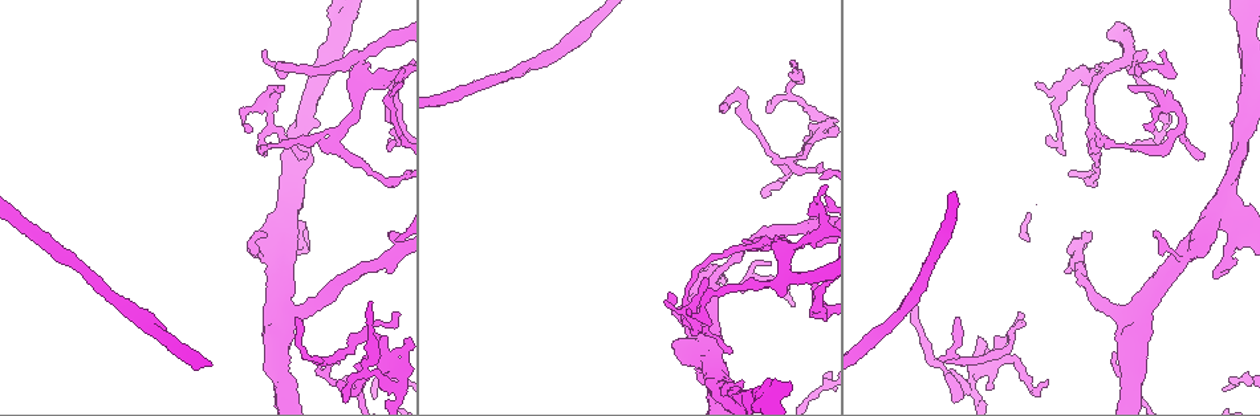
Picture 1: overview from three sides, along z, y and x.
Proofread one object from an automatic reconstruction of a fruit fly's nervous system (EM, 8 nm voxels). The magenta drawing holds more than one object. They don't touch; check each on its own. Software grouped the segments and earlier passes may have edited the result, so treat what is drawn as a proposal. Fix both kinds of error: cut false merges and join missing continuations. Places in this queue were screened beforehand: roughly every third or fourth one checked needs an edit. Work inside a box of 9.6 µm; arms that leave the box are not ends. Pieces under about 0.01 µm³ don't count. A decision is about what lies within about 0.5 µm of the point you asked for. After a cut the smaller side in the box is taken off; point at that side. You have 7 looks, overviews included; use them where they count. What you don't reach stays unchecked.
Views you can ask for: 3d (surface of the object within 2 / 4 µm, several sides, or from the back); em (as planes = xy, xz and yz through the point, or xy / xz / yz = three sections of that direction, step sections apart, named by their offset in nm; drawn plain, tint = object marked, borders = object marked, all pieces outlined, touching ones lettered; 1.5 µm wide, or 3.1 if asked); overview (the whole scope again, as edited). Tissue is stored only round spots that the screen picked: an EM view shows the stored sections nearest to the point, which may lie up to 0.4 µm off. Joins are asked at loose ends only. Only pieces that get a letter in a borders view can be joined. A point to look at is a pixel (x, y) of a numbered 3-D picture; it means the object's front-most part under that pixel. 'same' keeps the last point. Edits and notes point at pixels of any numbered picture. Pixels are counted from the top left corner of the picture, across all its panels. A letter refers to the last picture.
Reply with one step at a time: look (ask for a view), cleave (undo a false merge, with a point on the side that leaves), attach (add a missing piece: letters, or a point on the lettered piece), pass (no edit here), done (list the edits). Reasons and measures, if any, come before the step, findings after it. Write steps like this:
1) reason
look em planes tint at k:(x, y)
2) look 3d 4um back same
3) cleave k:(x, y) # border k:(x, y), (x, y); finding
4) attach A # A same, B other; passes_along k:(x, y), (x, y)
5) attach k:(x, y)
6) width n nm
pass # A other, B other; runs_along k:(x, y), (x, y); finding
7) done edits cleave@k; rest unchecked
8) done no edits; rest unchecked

branch point
look em planes borders at 1:(363, 55)

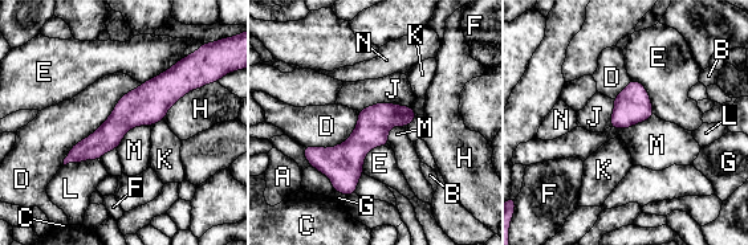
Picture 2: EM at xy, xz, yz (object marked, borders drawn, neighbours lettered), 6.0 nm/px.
pass # A other, B other, C other, D other, E other, F other, G other, H other, J other, K other, L other, M other, N other; border 2:(142, 84), (62, 164); one cell here

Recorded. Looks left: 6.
thin end
look 3d 2um at 1:(704, 279)

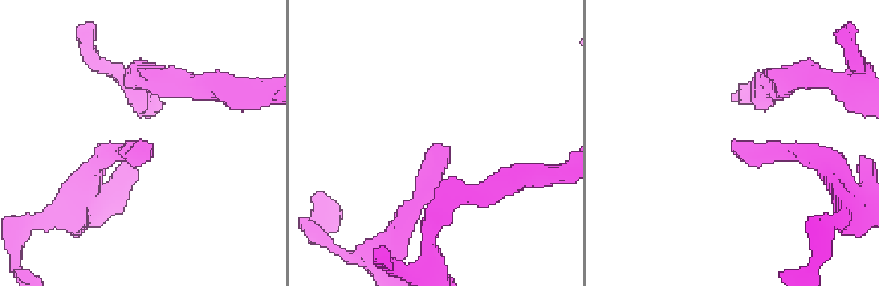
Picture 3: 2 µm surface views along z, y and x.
need the tissue
look em xz step 8 tint at 3:(131, 144)

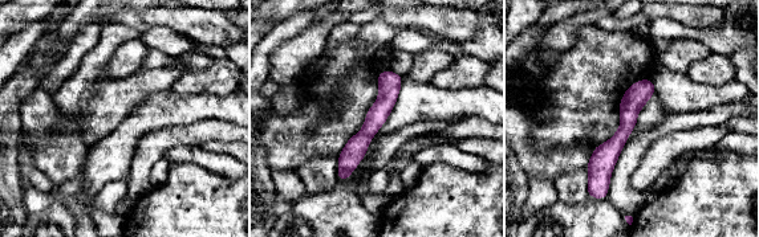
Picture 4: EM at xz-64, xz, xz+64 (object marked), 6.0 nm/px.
look em planes borders same

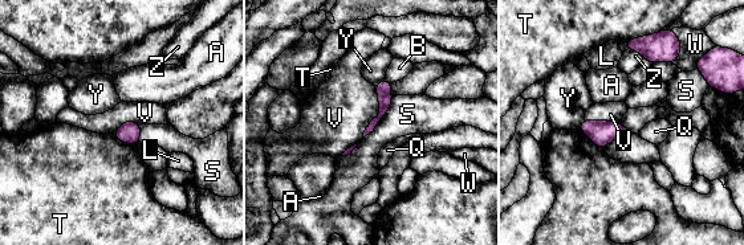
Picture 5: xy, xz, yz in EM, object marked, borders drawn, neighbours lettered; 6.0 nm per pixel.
pass # A other, B other, L other, Q other, S other, T other, V other, W other, Y other, Z other; border 5:(375, 86), (379, 111), (360, 139); none of them fits

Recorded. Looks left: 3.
thin end
look 3d 2um at 1:(1046, 382)

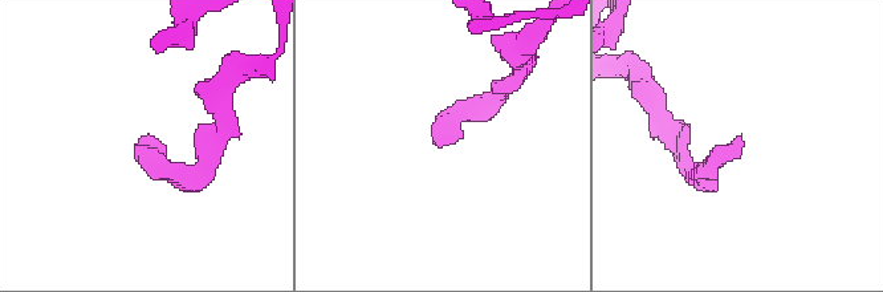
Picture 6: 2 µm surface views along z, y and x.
look em xz step 4 borders at 6:(434, 142)

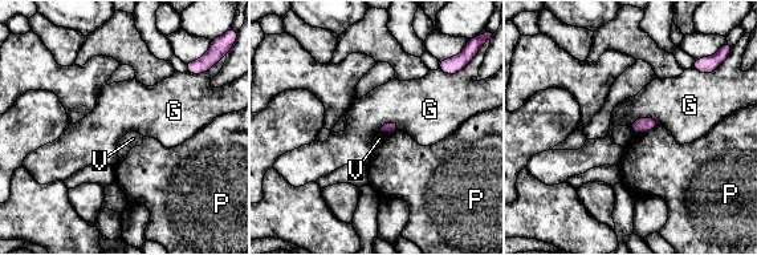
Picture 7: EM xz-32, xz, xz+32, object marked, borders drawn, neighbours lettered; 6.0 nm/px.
look em planes borders same

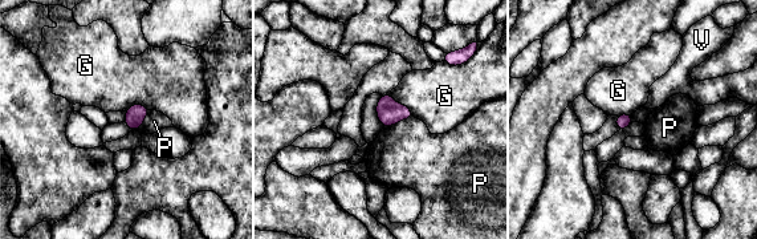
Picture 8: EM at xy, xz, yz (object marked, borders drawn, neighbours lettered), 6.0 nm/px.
pass # G other, P other, V other; border 8:(412, 116), (383, 128); no lettered piece goes on from it

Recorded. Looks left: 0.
done no edits; rest unchecked

